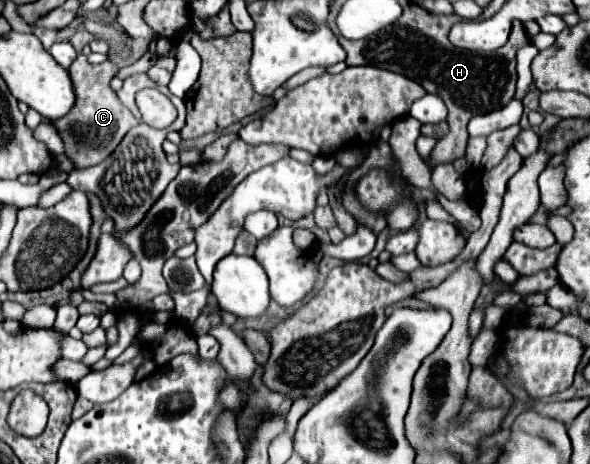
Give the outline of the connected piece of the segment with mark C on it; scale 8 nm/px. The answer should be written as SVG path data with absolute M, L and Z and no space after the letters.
M78 49L78 57L70 65L70 77L74 81L76 91L76 105L66 117L52 123L66 143L66 155L74 161L78 169L102 163L120 145L124 135L138 123L138 119L118 101L116 93L110 87L110 81L116 71L118 67L110 61L104 61L102 65L90 65L82 49Z

